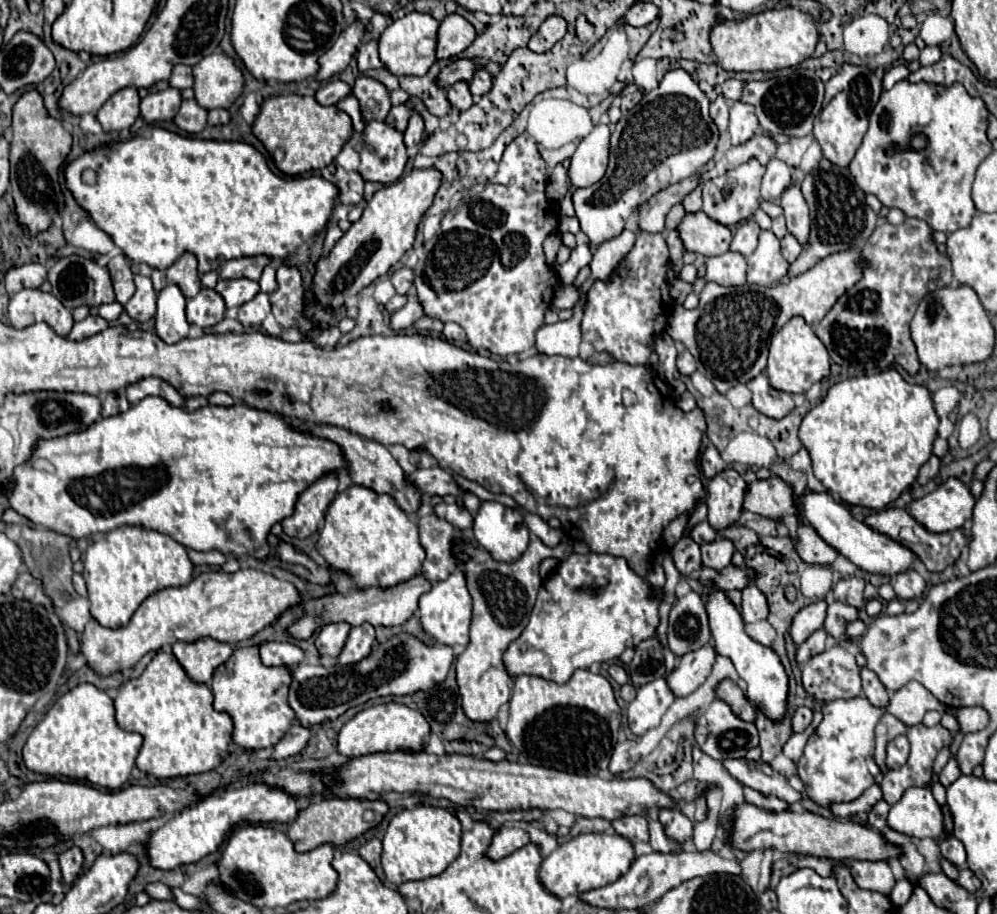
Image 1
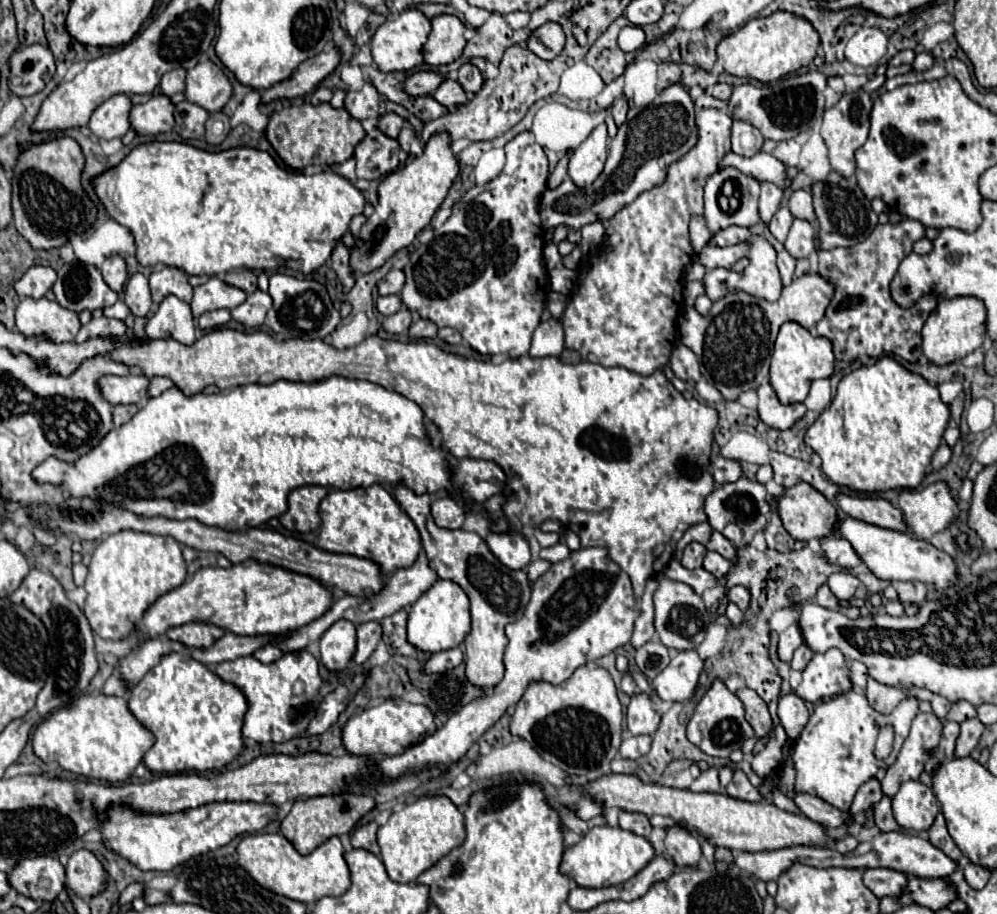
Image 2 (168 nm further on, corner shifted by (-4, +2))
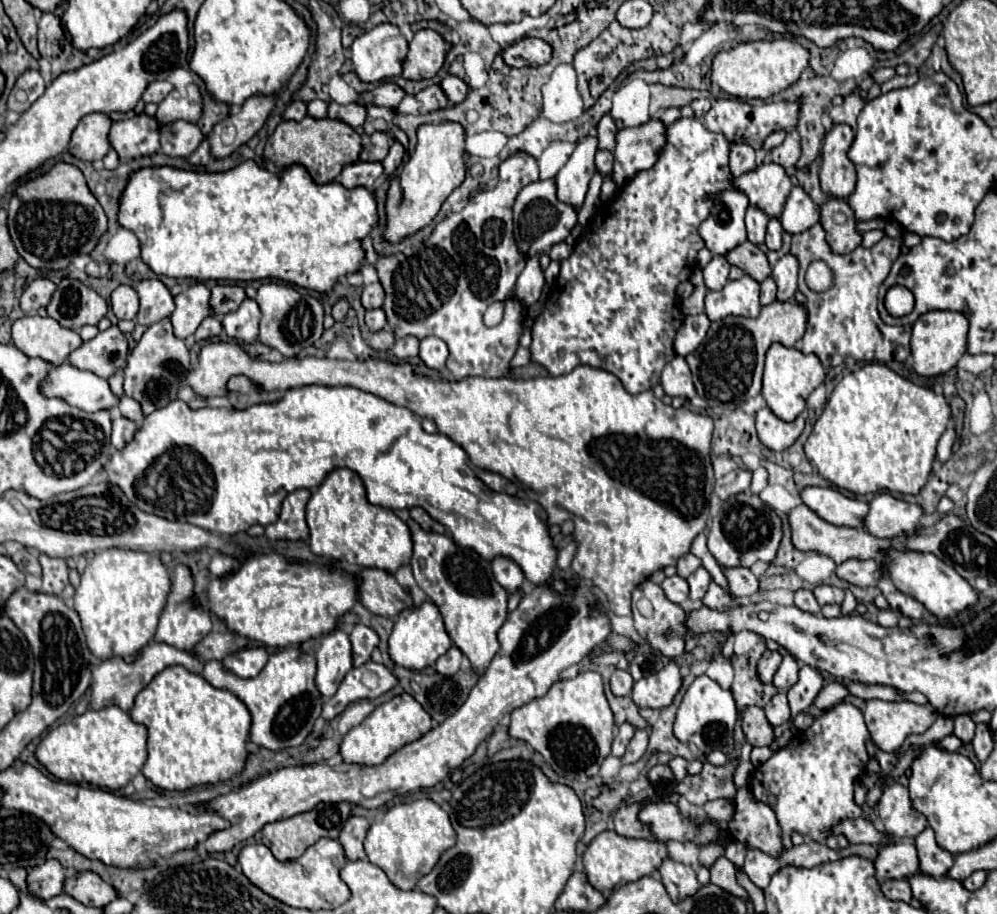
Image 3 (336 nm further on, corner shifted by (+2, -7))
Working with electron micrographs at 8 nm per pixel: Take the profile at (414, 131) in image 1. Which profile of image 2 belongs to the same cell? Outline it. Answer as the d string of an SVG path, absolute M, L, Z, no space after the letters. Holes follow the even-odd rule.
M407 123L397 139L399 139L399 143L401 143L401 149L403 149L403 151L409 151L409 147L411 147L411 143L413 143L413 139L415 139L415 131L413 131L413 127Z

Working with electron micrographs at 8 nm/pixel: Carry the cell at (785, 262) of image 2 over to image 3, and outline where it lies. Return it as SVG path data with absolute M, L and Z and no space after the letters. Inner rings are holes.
M767 278L765 282L761 282L761 304L771 304L777 296L777 286L773 278Z

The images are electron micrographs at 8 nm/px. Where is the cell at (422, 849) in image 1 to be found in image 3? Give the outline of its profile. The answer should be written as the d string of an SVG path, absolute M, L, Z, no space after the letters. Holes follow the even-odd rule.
M421 798L421 800L413 800L413 802L407 802L403 804L397 804L383 814L381 820L375 820L367 832L367 838L365 838L365 854L369 858L371 864L379 866L387 878L401 890L413 890L417 886L417 882L429 874L433 870L433 866L437 864L439 856L451 848L455 844L455 830L449 822L449 816L447 812L435 804L433 800L429 798Z

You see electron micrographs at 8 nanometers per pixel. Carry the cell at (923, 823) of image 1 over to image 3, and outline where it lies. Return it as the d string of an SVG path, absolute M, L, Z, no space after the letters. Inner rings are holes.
M897 782L883 786L875 808L885 832L895 838L915 838L927 828L927 818L911 806L909 790Z

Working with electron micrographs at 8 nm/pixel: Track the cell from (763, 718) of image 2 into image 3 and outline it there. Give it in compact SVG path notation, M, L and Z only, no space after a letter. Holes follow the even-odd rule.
M749 706L743 712L743 732L753 746L769 746L775 740L773 726L769 724L763 708Z

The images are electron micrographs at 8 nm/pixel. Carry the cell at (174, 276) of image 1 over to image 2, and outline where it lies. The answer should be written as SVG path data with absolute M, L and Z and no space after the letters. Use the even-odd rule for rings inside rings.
M177 267L155 269L149 277L149 287L155 303L161 303L167 295L177 295L181 301L189 303L193 295L193 287L189 285L187 273Z

